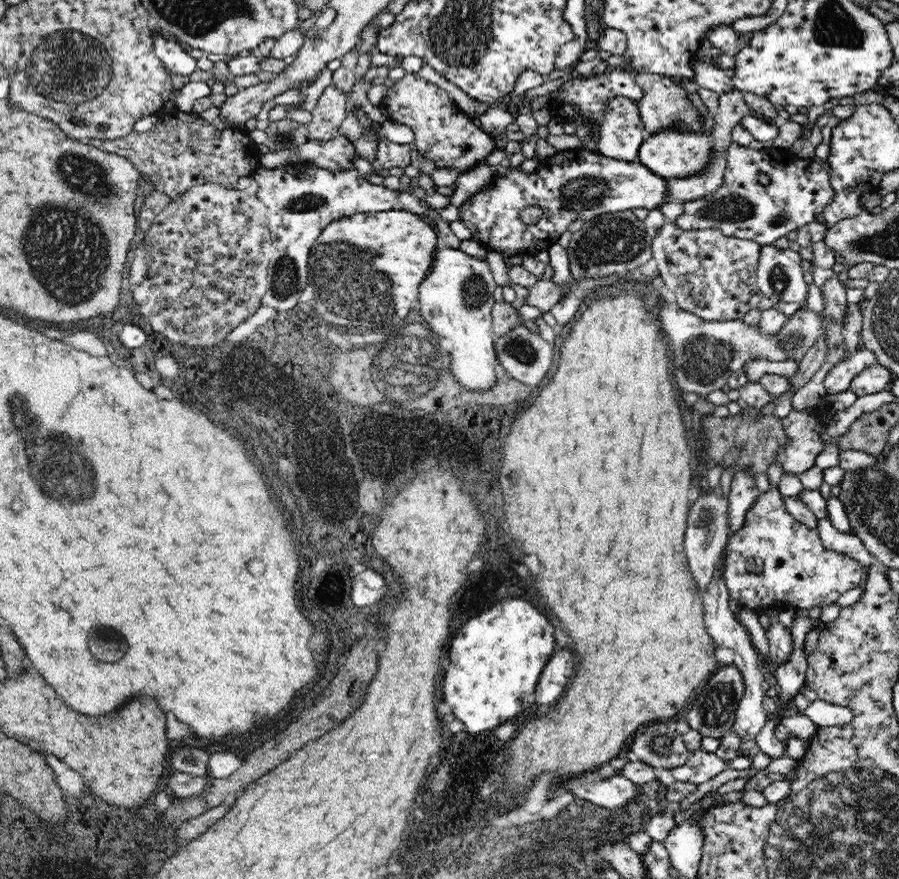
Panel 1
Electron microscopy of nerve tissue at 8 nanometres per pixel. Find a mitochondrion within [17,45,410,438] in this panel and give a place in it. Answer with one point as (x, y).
(68, 247)

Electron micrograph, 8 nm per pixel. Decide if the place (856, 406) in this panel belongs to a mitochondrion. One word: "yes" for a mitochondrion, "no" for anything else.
no

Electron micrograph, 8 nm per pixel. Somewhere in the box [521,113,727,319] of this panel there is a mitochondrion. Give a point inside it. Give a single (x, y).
(614, 240)

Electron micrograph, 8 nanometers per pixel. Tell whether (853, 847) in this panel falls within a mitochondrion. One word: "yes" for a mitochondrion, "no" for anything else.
yes

